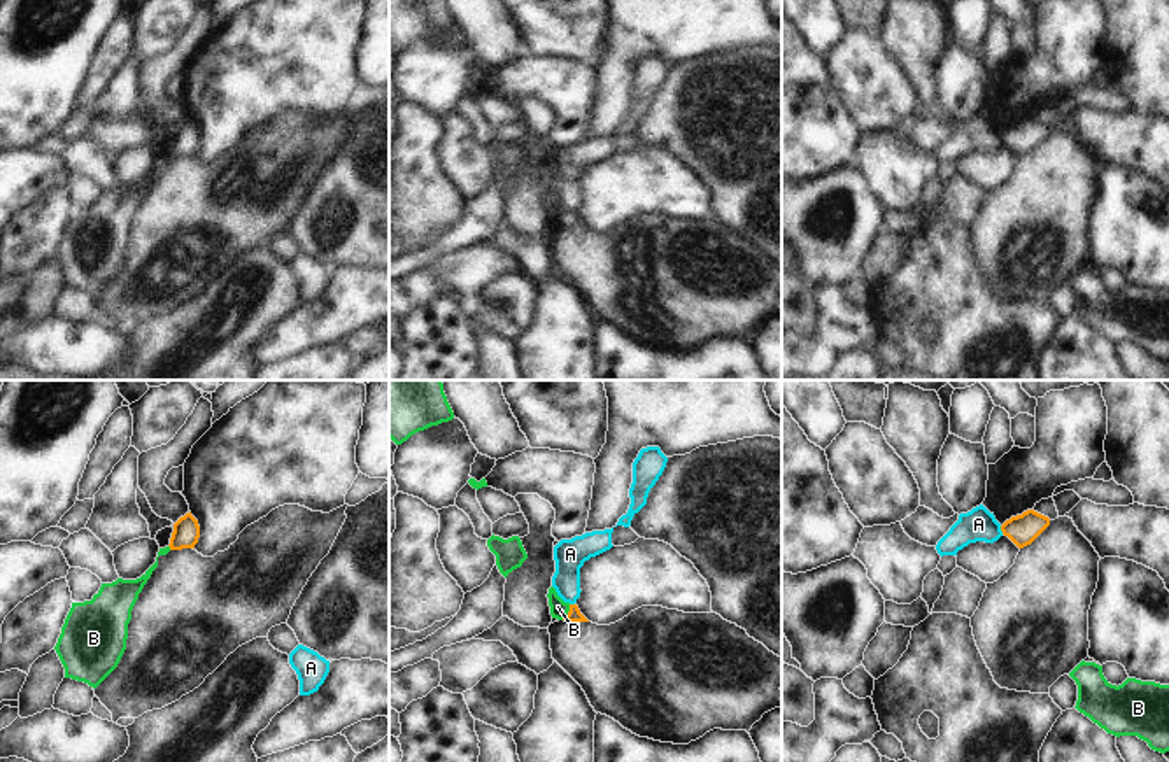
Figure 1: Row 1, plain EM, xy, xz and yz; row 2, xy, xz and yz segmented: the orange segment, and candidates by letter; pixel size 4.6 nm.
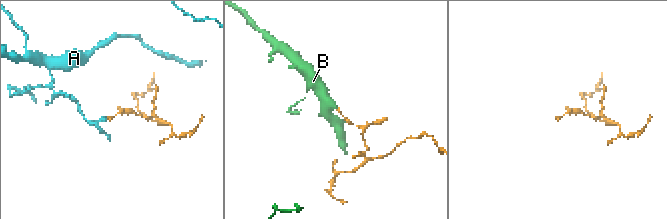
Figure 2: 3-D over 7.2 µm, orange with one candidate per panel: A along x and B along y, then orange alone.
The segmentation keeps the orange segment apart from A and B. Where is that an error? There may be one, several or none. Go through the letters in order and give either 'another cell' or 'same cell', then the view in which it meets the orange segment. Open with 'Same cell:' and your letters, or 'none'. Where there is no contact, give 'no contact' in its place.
Same cell: B
A: another cell | yz
B: same cell | xz

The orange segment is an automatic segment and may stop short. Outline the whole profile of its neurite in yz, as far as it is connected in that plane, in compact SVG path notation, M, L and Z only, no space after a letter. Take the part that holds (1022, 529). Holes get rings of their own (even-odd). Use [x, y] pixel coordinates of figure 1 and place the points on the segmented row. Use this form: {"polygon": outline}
{"polygon": "M1027 510L1022 515L1011 517L1001 526L1004 536L1008 536L1018 548L1031 545L1046 527L1050 519Z"}

